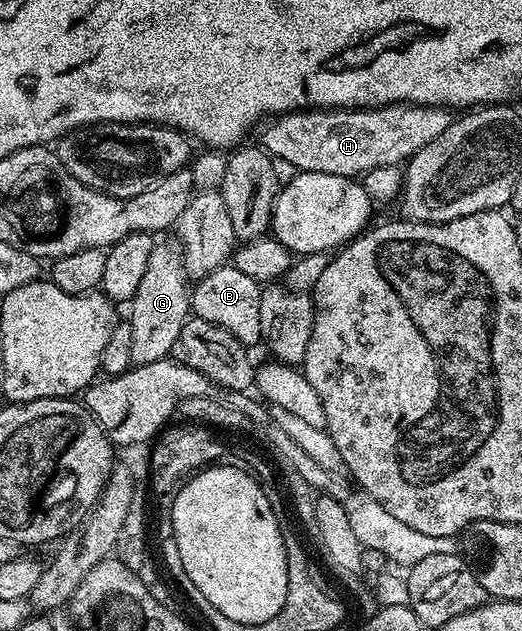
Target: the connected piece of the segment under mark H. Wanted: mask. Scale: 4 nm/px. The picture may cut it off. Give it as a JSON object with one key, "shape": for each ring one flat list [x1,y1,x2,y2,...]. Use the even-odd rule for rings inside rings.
{"shape":[[407,103,379,105,377,109,302,109,273,116,263,126,265,129,261,131,258,141,264,152,273,158,294,163,296,170,301,173,325,173,356,179,374,171,374,167,399,166,418,151,422,151,426,143,434,143,434,139,438,139,438,135,442,135,442,131,452,125,454,117,448,113,451,112,447,108,438,105]]}

